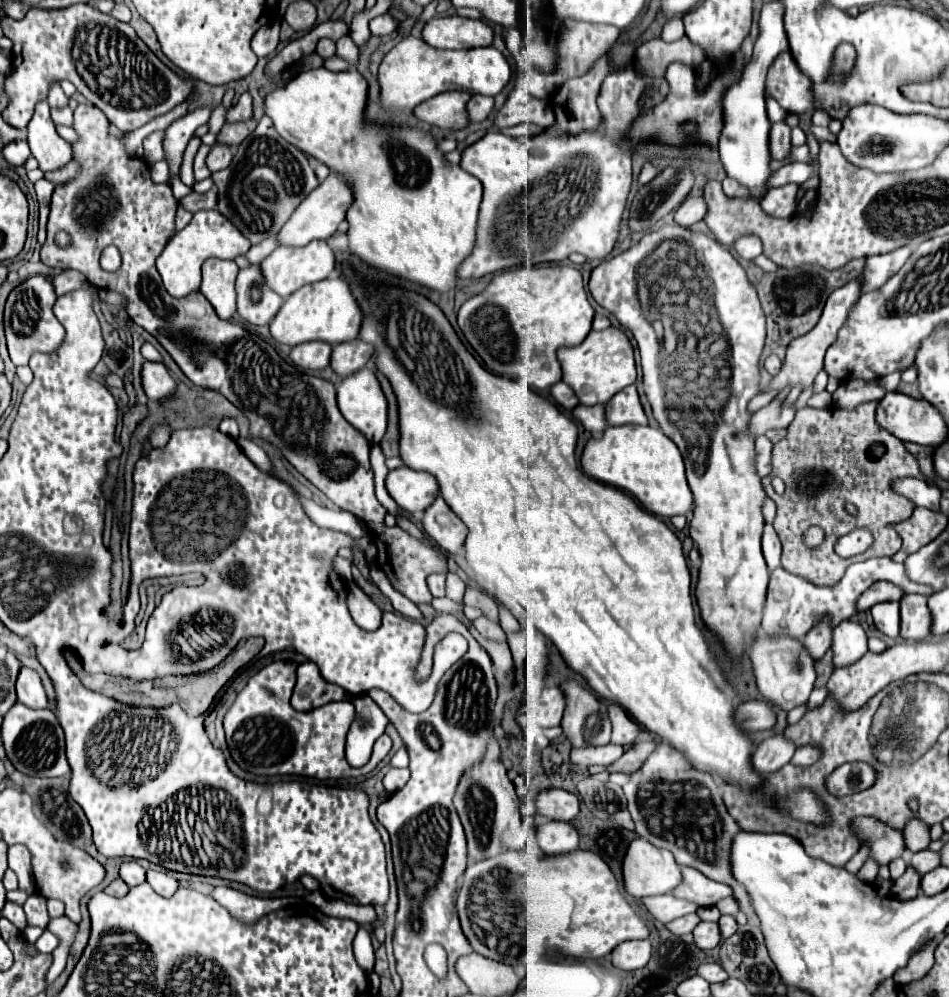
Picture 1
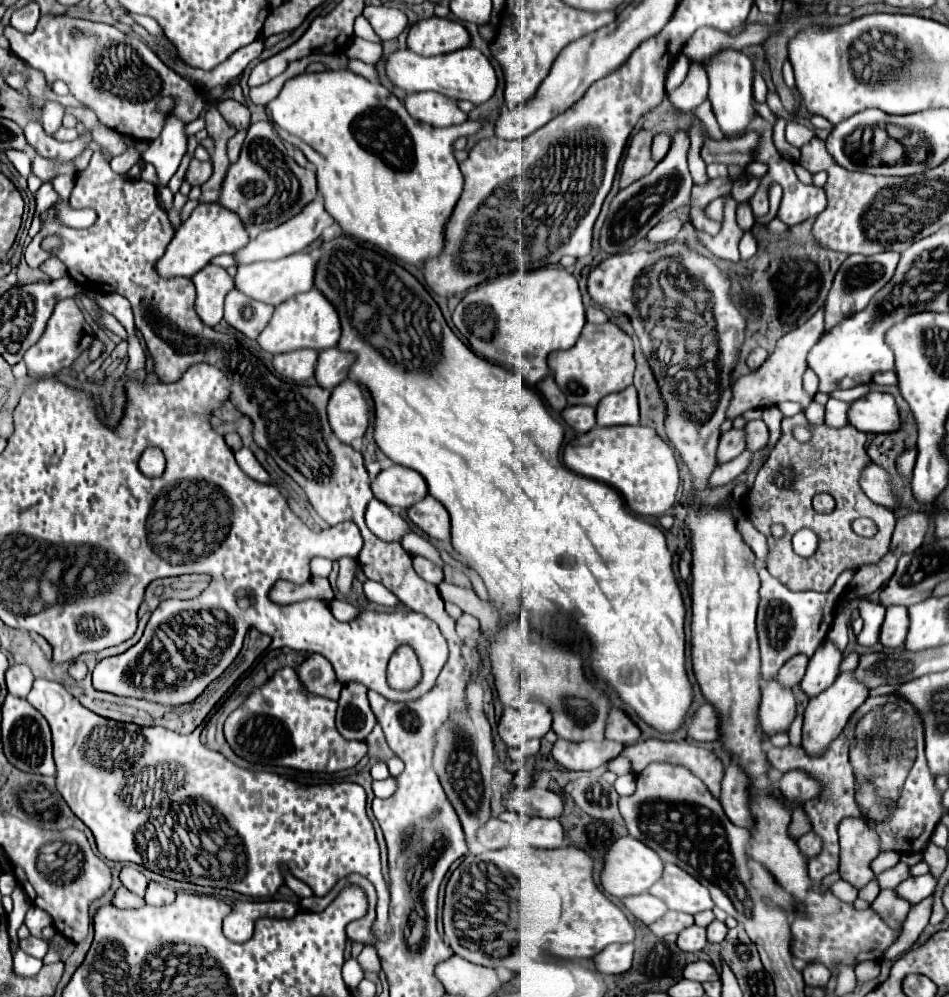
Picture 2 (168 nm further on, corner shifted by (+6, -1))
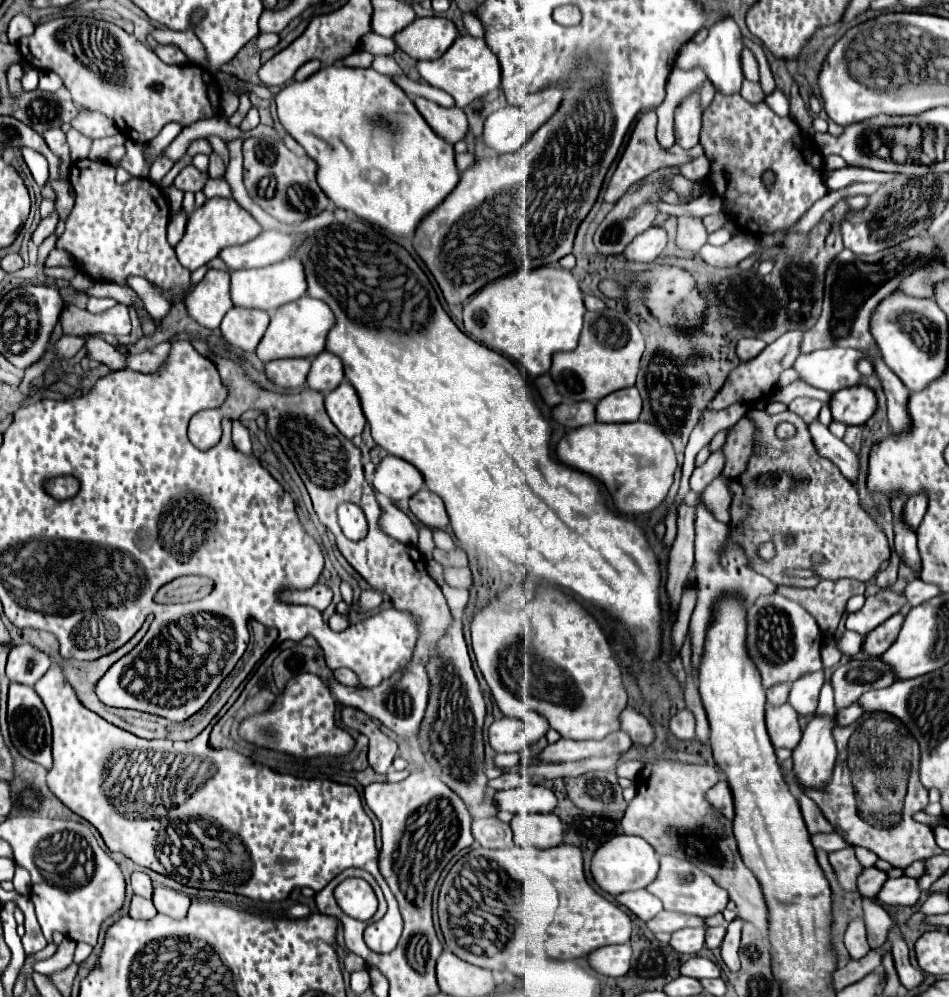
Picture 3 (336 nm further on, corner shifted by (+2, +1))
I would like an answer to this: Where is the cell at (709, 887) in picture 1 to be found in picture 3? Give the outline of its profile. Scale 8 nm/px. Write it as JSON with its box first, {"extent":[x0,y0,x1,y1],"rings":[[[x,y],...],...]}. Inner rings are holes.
{"extent":[646,854,728,918],"rings":[[[670,854],[660,856],[658,876],[652,884],[646,886],[646,890],[662,900],[664,910],[682,912],[682,914],[696,914],[702,918],[722,912],[728,904],[728,892],[724,888],[716,886],[716,882],[712,878],[708,878],[708,874],[704,874],[702,870],[696,870],[696,866],[692,866],[690,862],[678,860],[676,856],[670,856]]]}

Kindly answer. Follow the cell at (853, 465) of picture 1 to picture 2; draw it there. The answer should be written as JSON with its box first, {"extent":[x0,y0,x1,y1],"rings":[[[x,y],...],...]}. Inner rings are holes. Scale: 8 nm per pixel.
{"extent":[746,414,896,592],"rings":[[[796,414],[782,420],[782,438],[774,446],[774,454],[770,454],[768,462],[756,474],[750,496],[746,496],[748,518],[768,538],[768,572],[774,578],[784,582],[790,590],[828,592],[842,570],[874,564],[890,550],[896,516],[890,508],[868,500],[868,496],[860,488],[860,474],[868,464],[872,464],[866,454],[866,432],[860,432],[852,424],[846,424],[842,428],[814,424],[812,440],[800,444],[792,436],[792,428],[796,424],[808,426],[806,416]],[[820,492],[828,492],[836,500],[836,508],[830,514],[820,514],[812,508],[812,498]],[[860,516],[872,518],[878,524],[876,536],[860,538],[858,534],[854,534],[850,522]],[[774,524],[784,526],[786,534],[782,538],[772,536],[770,530]],[[800,528],[812,528],[820,538],[820,546],[810,558],[800,558],[792,550],[792,534]]]}

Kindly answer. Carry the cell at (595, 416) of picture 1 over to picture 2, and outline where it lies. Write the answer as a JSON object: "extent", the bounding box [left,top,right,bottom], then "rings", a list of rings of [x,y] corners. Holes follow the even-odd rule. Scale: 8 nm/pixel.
{"extent":[562,406,596,434],"rings":[[[566,406],[562,410],[562,418],[578,434],[590,432],[596,426],[596,408],[592,408],[592,406]]]}

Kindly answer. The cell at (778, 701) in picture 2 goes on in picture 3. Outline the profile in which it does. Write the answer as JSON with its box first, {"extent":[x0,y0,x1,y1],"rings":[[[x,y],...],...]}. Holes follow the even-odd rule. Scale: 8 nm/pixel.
{"extent":[766,704,802,750],"rings":[[[782,704],[778,708],[766,708],[766,728],[774,748],[794,750],[802,738],[802,730],[796,718],[796,712],[790,704]]]}

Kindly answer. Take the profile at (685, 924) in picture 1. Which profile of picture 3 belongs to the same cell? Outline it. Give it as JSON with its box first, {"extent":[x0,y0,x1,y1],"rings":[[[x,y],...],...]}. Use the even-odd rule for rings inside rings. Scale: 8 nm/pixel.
{"extent":[646,910,706,934],"rings":[[[662,910],[660,914],[656,914],[656,918],[648,920],[646,926],[656,934],[656,932],[676,932],[680,928],[686,926],[706,926],[704,918],[700,916],[688,916],[688,914],[680,914],[680,912],[668,912]]]}

